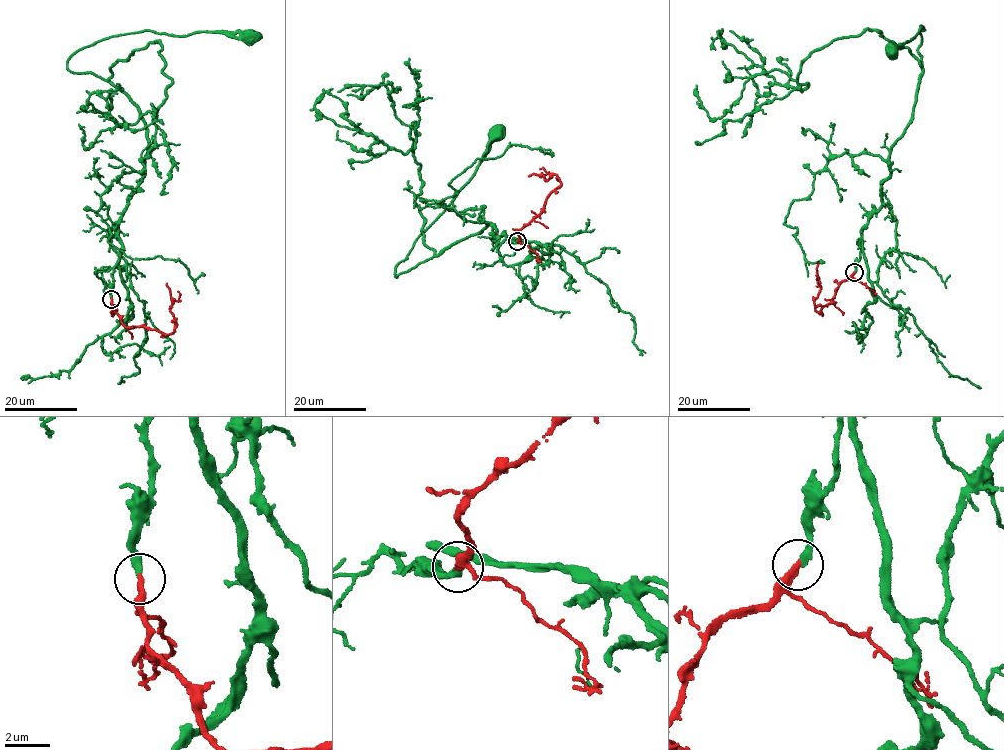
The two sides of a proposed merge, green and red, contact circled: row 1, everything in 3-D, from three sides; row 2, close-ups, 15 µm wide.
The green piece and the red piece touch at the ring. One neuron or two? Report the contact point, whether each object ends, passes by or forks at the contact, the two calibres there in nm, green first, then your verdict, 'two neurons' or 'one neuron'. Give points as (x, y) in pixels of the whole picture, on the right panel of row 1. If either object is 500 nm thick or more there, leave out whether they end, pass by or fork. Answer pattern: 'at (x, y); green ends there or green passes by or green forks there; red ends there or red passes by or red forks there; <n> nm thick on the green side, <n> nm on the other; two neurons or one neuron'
at (854, 272); green ends there; red ends there; 280 nm thick on the green side, 300 nm on the other; one neuron

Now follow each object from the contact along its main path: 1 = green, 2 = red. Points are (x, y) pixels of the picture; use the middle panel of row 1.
1: (518, 242), (502, 233), (496, 243), (495, 228), (486, 222), (394, 274), (468, 183), (494, 133)
2: (518, 241), (518, 230), (531, 222), (543, 208), (548, 194), (560, 186), (554, 174), (547, 180), (529, 175)

